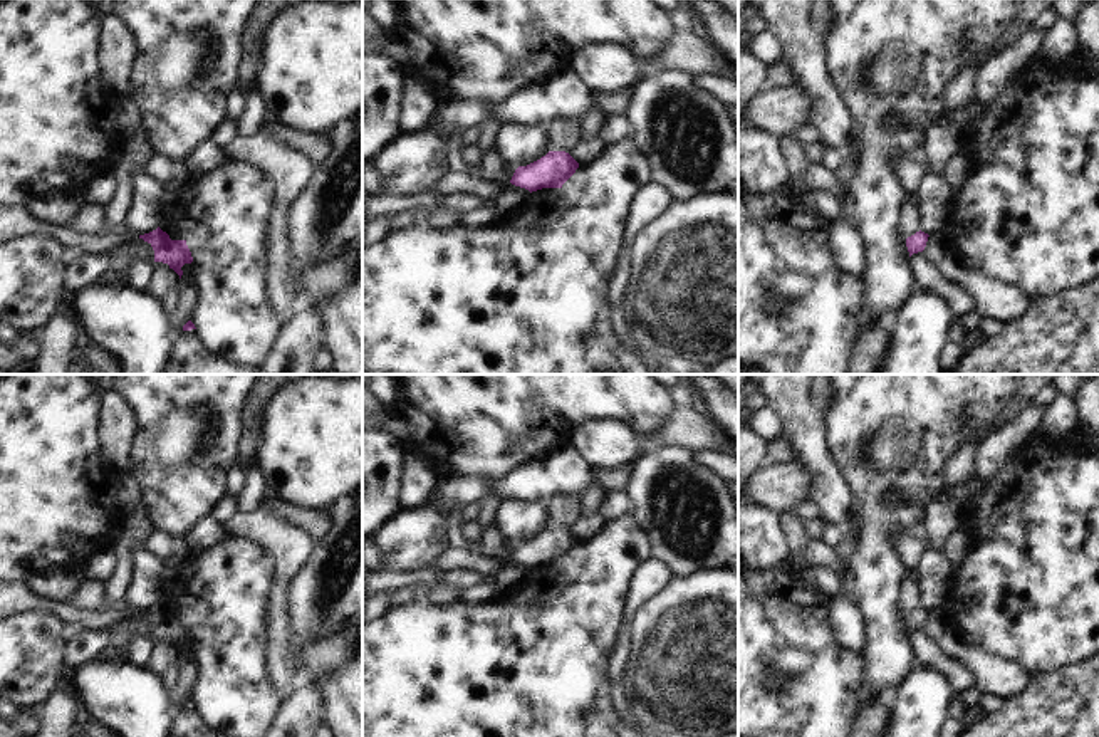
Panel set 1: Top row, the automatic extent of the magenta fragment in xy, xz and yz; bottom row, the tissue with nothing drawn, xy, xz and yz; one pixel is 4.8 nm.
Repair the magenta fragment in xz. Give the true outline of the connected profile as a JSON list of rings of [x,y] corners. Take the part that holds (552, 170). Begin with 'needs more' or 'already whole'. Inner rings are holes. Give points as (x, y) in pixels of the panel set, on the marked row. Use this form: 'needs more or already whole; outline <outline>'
already whole; outline [[[549,151],[540,159],[518,166],[510,183],[530,193],[542,188],[562,188],[577,168],[579,163],[569,153]]]

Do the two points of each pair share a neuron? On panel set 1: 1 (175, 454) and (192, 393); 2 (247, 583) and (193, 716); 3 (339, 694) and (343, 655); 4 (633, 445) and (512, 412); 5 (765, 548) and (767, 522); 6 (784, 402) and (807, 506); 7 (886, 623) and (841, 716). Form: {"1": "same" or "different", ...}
{"1": "same", "2": "different", "3": "same", "4": "different", "5": "same", "6": "different", "7": "different"}

